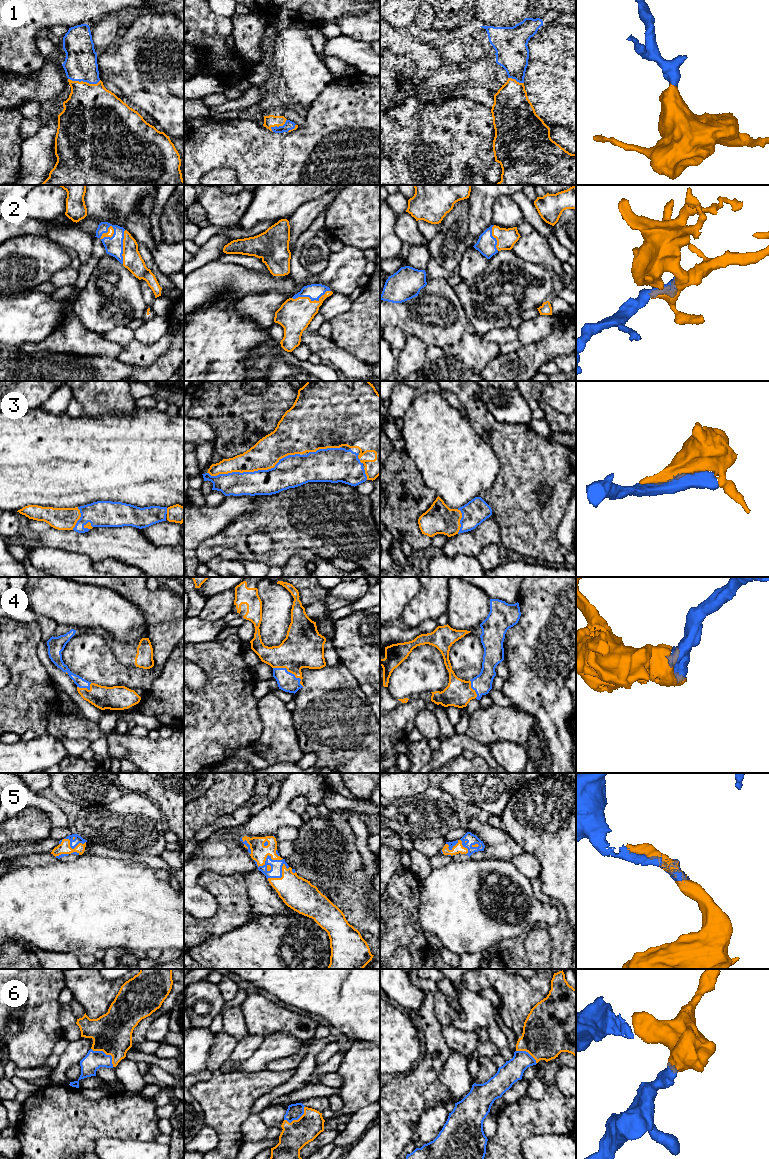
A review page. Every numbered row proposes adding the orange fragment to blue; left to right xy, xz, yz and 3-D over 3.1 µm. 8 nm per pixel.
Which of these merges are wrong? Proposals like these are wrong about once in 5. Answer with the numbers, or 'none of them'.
none of them

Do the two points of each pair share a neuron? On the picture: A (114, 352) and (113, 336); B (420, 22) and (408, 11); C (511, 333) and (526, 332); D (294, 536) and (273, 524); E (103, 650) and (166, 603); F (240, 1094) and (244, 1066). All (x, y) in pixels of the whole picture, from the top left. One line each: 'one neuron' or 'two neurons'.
A: two neurons
B: two neurons
C: two neurons
D: one neuron
E: one neuron
F: two neurons

